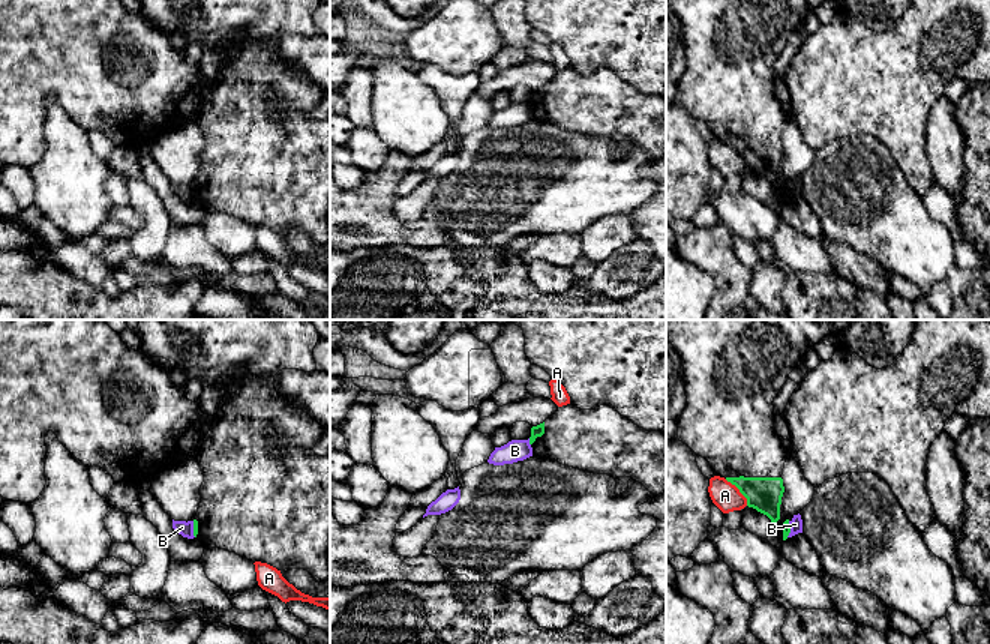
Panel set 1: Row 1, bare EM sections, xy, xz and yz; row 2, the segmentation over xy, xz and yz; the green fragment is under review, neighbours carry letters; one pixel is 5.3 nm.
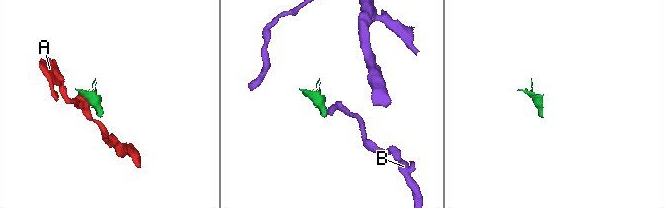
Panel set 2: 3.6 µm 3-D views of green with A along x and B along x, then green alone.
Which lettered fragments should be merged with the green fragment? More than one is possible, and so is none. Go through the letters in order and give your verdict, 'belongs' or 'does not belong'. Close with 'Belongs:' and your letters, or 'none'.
A: does not belong
B: does not belong
Belongs: none

